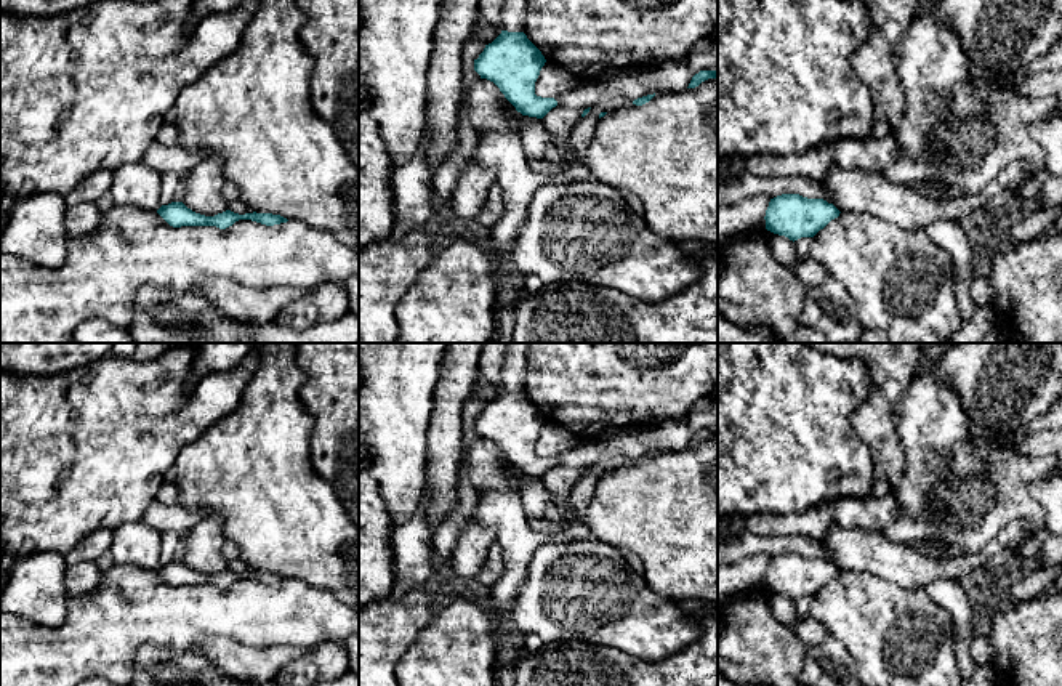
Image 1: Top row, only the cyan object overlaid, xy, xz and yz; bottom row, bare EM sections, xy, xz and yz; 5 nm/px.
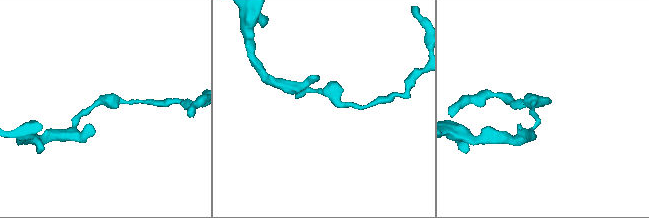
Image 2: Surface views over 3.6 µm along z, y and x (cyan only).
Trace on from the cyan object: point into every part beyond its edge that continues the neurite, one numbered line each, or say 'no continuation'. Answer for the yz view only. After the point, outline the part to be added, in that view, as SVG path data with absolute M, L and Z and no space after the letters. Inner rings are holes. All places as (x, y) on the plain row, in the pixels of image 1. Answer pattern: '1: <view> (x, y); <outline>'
no continuation

